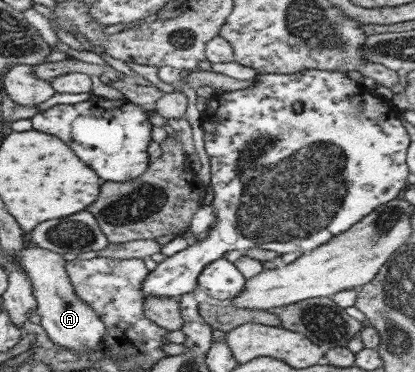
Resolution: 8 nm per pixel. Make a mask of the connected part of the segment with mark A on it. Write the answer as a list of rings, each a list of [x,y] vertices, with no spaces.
[[[27,240],[26,249],[22,251],[22,259],[19,263],[32,280],[39,303],[36,313],[41,317],[40,325],[46,329],[52,341],[68,349],[80,350],[80,354],[87,352],[88,349],[96,349],[98,343],[101,343],[109,332],[109,328],[100,319],[100,315],[92,309],[93,307],[76,293],[64,257],[60,253],[30,244]]]

